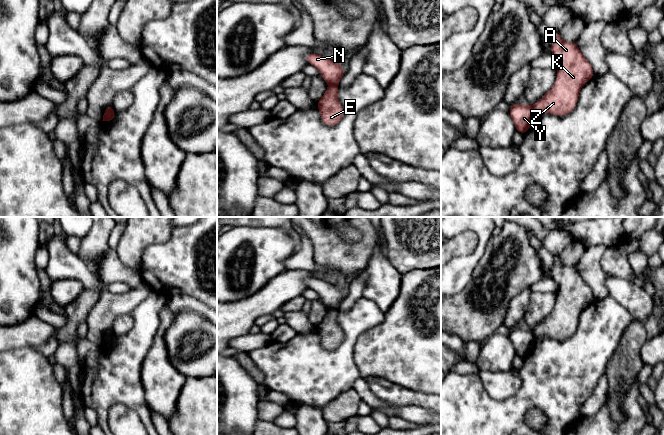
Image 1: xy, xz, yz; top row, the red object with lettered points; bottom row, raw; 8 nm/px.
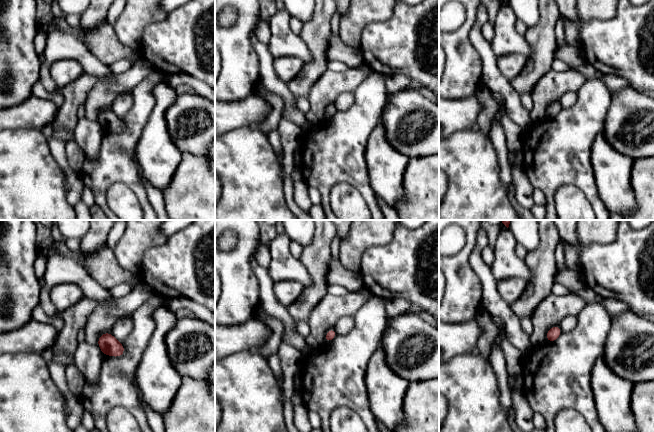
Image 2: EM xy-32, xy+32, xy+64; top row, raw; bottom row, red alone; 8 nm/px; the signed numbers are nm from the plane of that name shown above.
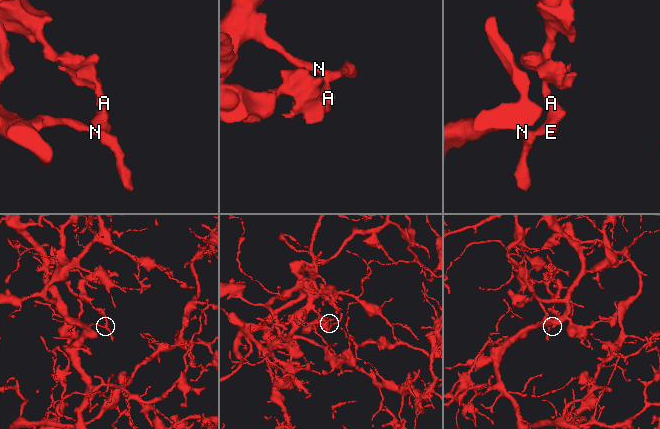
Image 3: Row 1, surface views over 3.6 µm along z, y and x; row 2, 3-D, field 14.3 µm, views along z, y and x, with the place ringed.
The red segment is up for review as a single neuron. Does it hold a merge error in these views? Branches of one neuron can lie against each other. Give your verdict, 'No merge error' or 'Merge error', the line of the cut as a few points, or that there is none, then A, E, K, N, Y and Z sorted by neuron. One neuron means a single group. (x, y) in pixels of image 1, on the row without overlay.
Merge error. Split along xz (329, 308), (337, 310). Groups: A E K Z / N Y

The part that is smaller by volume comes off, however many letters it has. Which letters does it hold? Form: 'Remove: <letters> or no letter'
Remove: A, E, K, Z

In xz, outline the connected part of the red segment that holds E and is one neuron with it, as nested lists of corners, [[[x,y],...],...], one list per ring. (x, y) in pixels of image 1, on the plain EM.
[[[329,309],[321,323],[316,327],[322,346],[327,350],[338,348],[344,340],[344,332],[338,324],[338,310]]]

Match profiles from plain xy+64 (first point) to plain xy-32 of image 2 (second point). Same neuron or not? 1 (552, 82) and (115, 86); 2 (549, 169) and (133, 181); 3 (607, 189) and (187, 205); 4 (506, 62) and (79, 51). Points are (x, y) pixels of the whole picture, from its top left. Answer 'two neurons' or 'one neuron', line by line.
1: one neuron
2: one neuron
3: two neurons
4: two neurons

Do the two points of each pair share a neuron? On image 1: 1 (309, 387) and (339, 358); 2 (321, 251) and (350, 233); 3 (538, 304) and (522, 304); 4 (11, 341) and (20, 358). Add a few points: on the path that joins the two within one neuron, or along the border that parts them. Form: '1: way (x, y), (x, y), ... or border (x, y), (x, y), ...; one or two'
1: way (316, 381), (332, 365); one
2: border (336, 227), (348, 241), (356, 241), (361, 236); two
3: border (531, 293), (523, 317); two
4: border (35, 348), (20, 347), (10, 350); two

